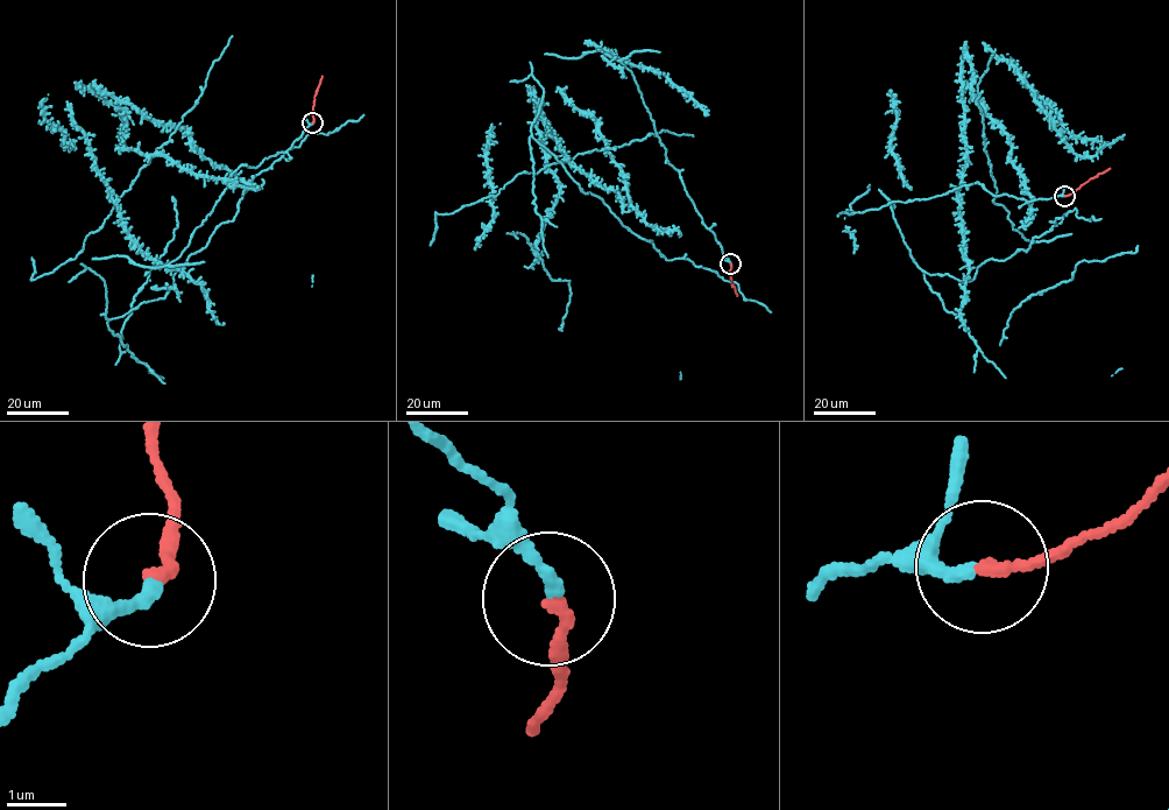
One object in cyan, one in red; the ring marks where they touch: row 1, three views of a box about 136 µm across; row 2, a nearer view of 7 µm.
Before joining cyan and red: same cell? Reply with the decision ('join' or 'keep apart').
join

